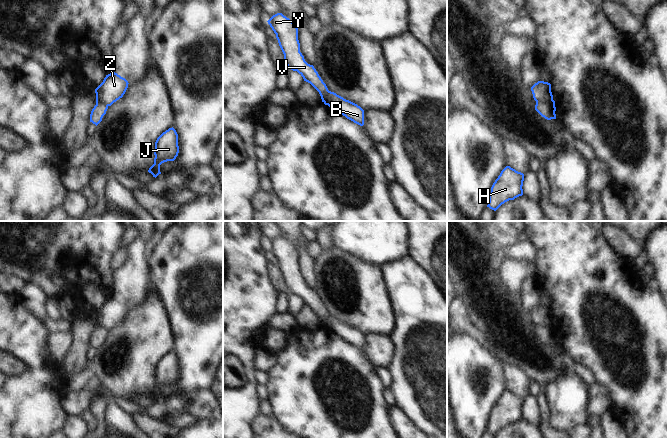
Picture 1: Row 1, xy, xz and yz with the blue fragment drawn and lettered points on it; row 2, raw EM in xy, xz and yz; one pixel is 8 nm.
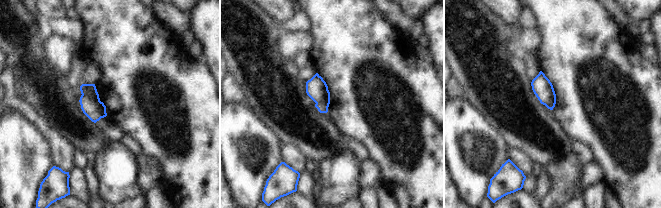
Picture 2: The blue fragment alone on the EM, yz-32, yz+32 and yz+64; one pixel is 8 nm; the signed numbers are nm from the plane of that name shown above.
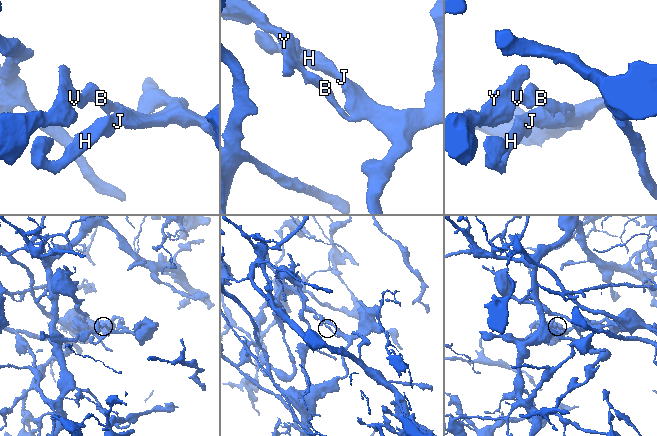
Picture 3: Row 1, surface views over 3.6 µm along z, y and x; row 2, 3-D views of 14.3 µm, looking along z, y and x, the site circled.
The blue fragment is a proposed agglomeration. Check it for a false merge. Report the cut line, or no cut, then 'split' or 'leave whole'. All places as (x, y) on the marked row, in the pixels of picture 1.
cut in yz along (536, 100), (542, 103), (554, 104); split

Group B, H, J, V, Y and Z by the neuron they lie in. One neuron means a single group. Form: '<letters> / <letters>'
B H J Z / V Y

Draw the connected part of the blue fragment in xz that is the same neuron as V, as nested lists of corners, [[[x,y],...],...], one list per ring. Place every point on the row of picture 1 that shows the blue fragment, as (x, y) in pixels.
[[[282,13],[273,15],[267,22],[276,34],[288,69],[297,71],[304,81],[310,83],[319,92],[323,99],[329,90],[314,66],[308,64],[300,52],[298,28]]]

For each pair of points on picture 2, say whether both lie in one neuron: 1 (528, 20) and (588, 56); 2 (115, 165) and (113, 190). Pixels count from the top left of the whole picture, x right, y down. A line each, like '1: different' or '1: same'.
1: different
2: same

